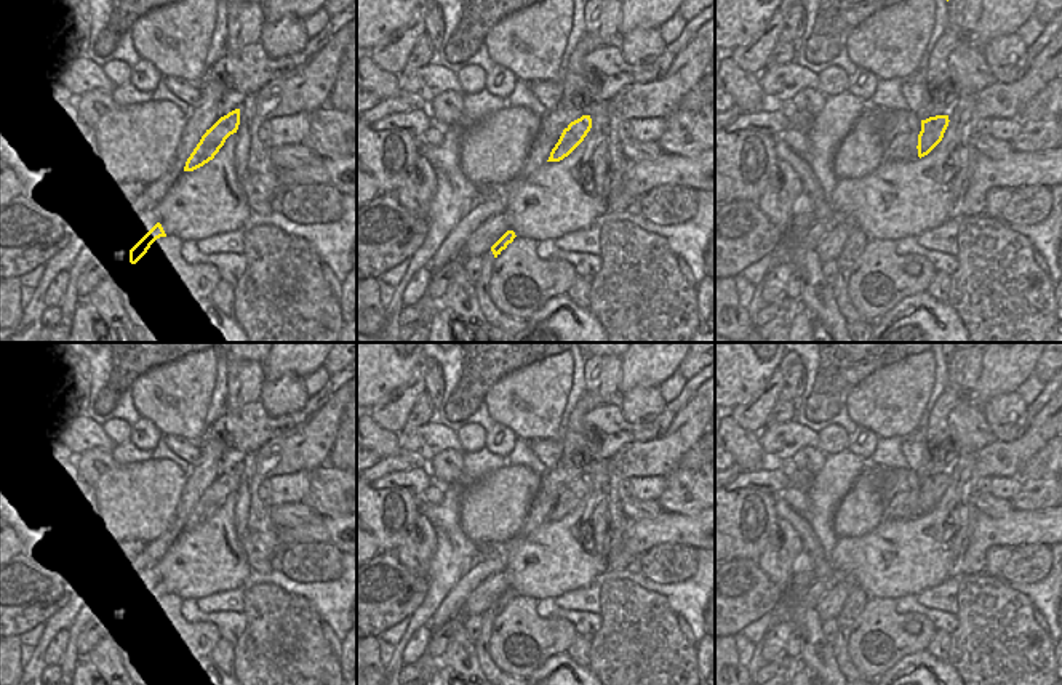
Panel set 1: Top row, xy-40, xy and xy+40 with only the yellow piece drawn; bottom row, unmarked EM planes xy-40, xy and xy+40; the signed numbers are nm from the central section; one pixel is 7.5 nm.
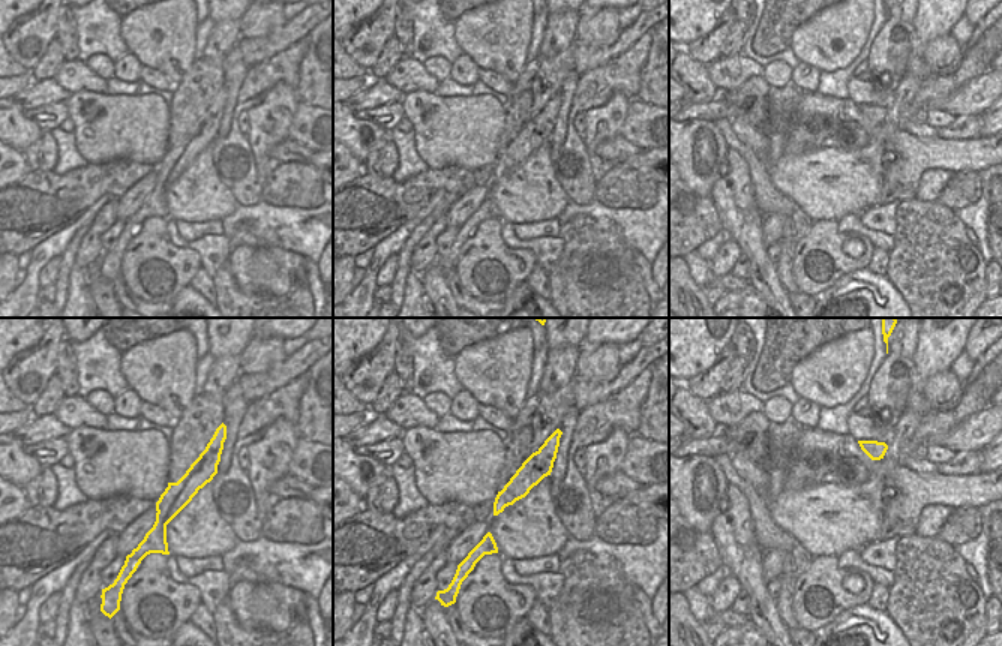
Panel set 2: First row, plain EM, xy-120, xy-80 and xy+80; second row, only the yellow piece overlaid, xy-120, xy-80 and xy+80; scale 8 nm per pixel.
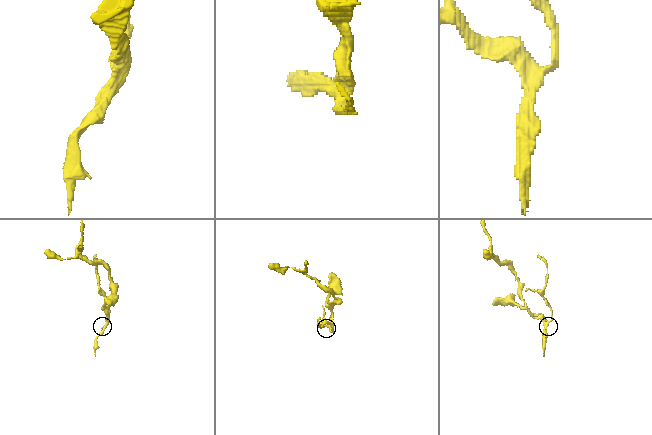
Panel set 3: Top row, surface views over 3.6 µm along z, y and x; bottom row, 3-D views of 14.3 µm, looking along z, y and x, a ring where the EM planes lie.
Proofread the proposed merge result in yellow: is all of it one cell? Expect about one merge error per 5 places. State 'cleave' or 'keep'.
cleave

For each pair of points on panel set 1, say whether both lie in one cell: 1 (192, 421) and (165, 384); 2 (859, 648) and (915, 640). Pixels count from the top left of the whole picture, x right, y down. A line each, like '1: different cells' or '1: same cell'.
1: same cell
2: same cell

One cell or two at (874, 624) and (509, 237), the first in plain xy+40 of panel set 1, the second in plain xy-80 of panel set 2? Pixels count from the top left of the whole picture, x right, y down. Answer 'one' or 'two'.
two

